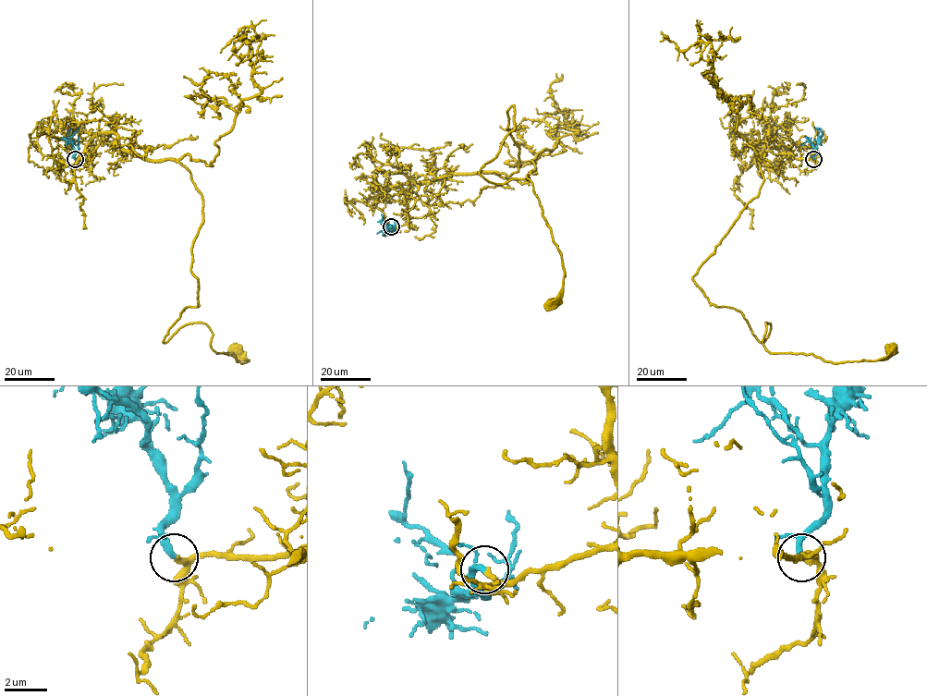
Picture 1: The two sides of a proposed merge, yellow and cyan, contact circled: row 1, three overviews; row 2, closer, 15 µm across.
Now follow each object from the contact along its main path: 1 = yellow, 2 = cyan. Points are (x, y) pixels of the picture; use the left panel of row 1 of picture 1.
1: (75, 159), (114, 133), (189, 170), (198, 306), (163, 341), (203, 323), (215, 352), (248, 361), (235, 349)
2: (75, 159), (70, 140), (78, 128)

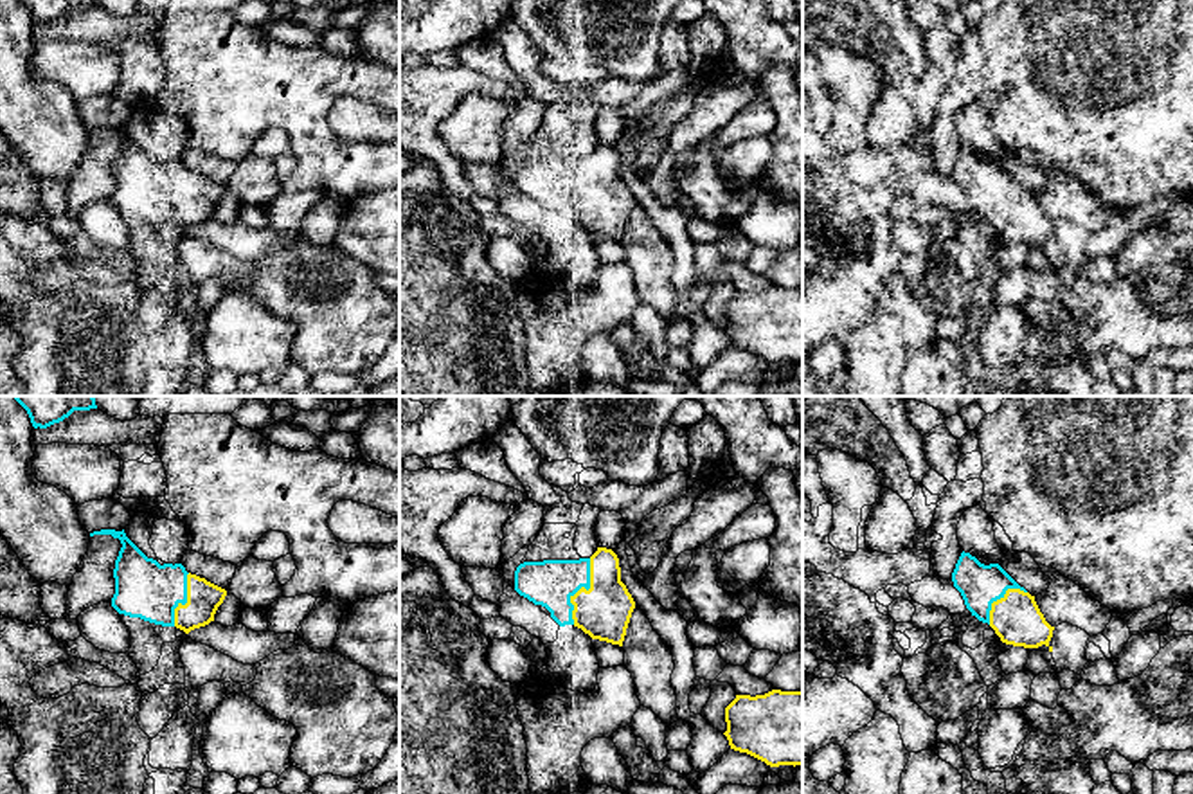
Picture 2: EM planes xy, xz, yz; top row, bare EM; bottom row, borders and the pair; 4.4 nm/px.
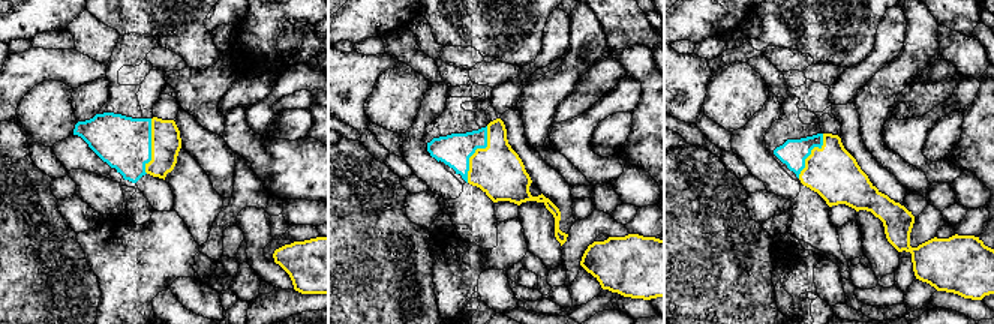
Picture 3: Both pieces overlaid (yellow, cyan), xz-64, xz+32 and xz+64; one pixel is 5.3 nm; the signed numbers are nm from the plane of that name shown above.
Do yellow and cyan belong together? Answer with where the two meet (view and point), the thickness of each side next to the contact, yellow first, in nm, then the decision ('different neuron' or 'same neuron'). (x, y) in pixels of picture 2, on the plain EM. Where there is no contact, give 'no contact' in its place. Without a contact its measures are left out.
xz (582, 184) | 240/200 nm | same neuron

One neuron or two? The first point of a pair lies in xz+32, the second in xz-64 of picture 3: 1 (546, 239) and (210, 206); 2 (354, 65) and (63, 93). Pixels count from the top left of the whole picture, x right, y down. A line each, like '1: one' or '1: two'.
1: one
2: two

